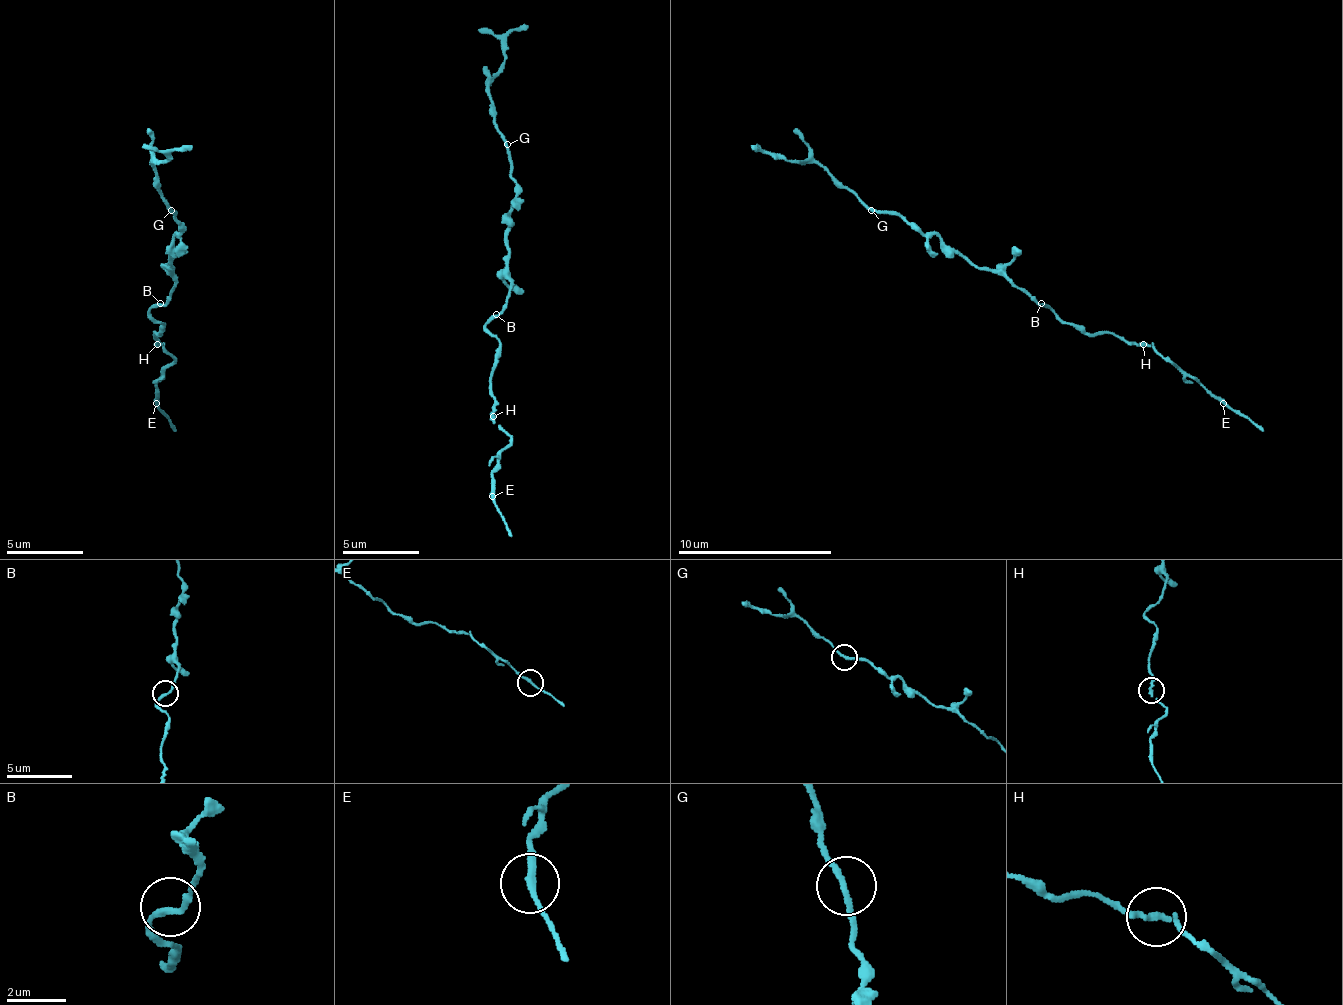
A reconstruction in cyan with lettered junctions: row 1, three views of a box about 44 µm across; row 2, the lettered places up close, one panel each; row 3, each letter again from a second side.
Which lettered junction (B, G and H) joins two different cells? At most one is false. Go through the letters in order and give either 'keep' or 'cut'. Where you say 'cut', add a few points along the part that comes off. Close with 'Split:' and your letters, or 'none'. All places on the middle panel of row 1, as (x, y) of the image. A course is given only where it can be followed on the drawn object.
B: keep
G: keep
H: keep
Split: none

